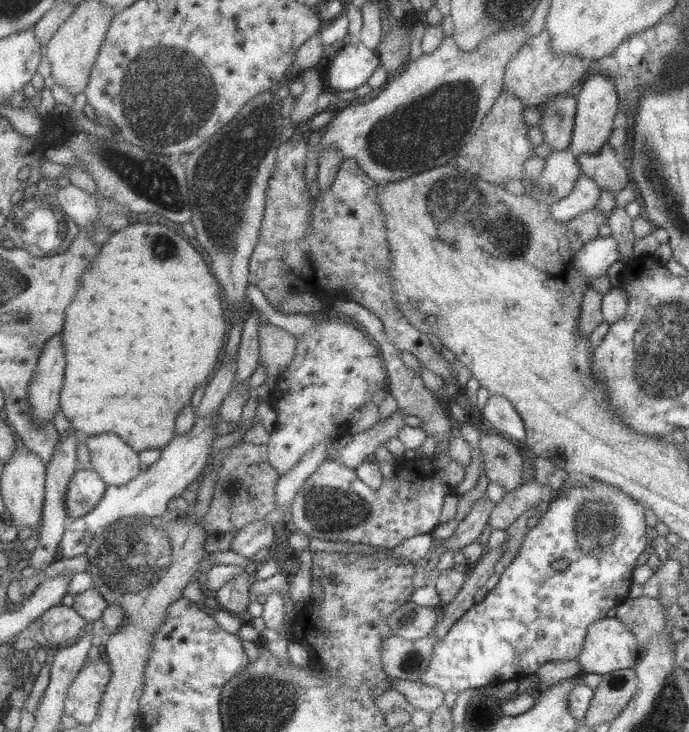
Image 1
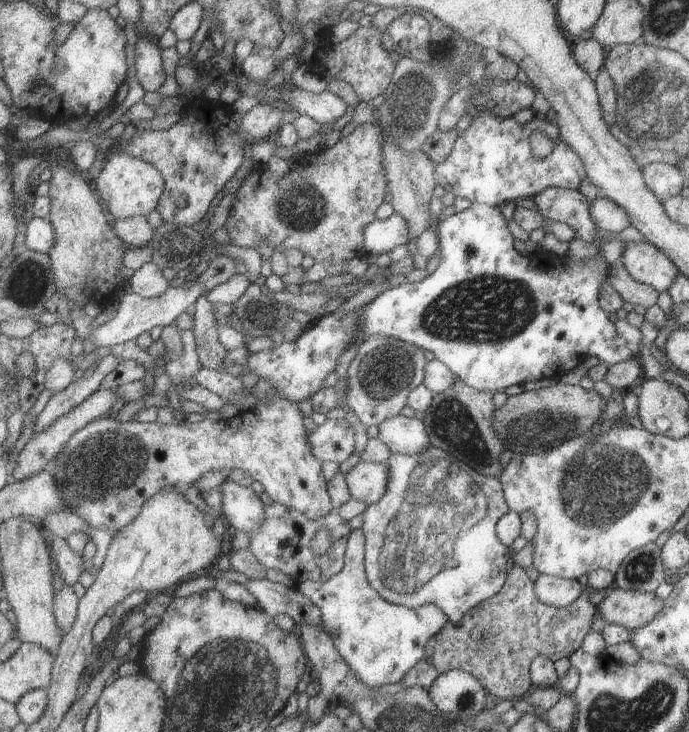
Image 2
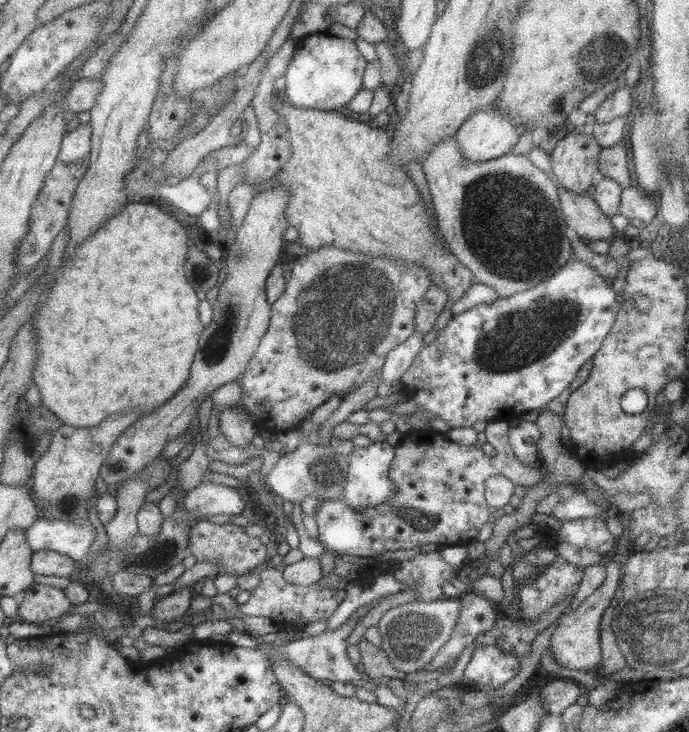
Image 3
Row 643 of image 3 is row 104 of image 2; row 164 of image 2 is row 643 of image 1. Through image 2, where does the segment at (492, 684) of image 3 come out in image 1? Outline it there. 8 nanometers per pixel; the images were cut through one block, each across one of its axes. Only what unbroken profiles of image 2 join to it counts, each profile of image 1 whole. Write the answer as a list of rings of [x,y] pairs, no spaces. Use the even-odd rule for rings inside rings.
[[[587,476],[579,477],[571,486],[567,486],[567,488],[562,487],[557,493],[558,495],[548,502],[547,510],[538,515],[538,523],[532,528],[527,529],[527,533],[523,536],[519,549],[511,562],[509,562],[507,568],[501,572],[497,584],[491,590],[488,590],[483,600],[475,603],[467,612],[463,613],[463,616],[458,618],[450,626],[448,633],[443,638],[434,643],[427,670],[421,675],[419,681],[429,686],[436,686],[443,692],[449,690],[457,692],[457,694],[467,690],[467,688],[486,687],[491,684],[499,685],[506,680],[519,682],[522,677],[533,675],[545,662],[575,659],[584,643],[588,626],[592,622],[605,617],[605,614],[609,612],[609,608],[618,605],[627,597],[627,590],[629,590],[632,584],[633,566],[636,564],[637,557],[643,551],[648,550],[650,544],[649,538],[645,537],[645,530],[647,530],[645,526],[645,506],[633,497],[630,497],[627,493],[617,489],[616,486],[605,484],[596,478]],[[556,560],[566,560],[567,568],[561,570],[561,572],[553,570],[551,566]]]

